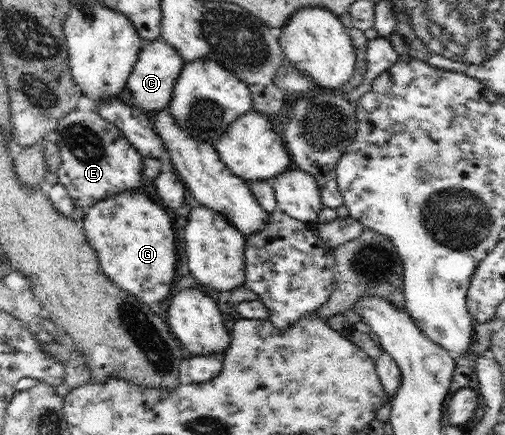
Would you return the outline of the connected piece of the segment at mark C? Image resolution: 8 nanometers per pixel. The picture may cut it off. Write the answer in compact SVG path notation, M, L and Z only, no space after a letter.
M162 36L154 41L144 41L130 78L127 80L127 88L131 91L128 99L149 117L169 107L174 85L184 64L182 56L169 43L166 43Z

